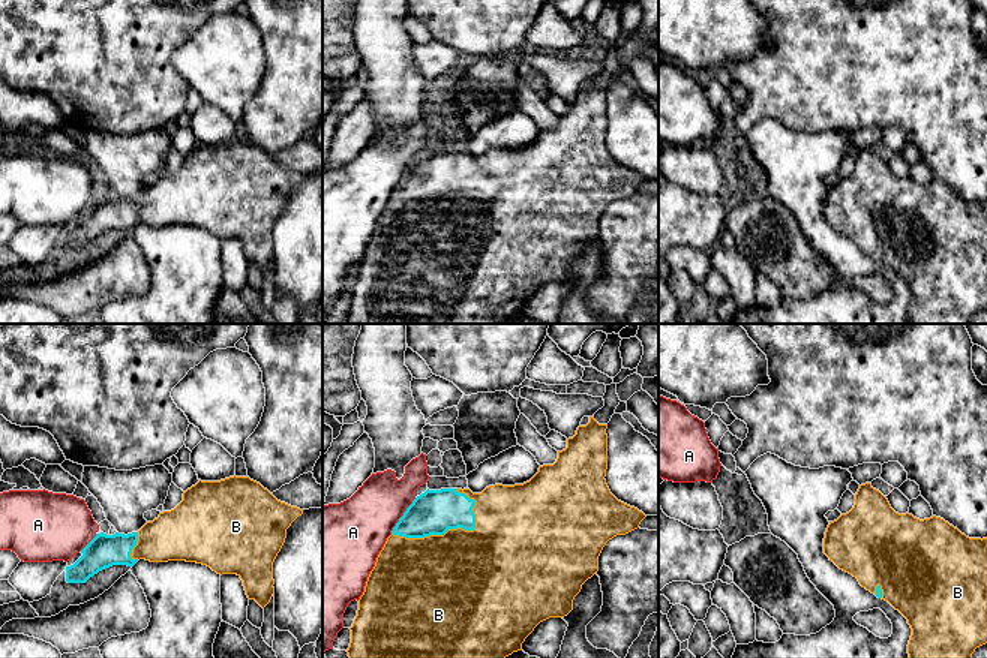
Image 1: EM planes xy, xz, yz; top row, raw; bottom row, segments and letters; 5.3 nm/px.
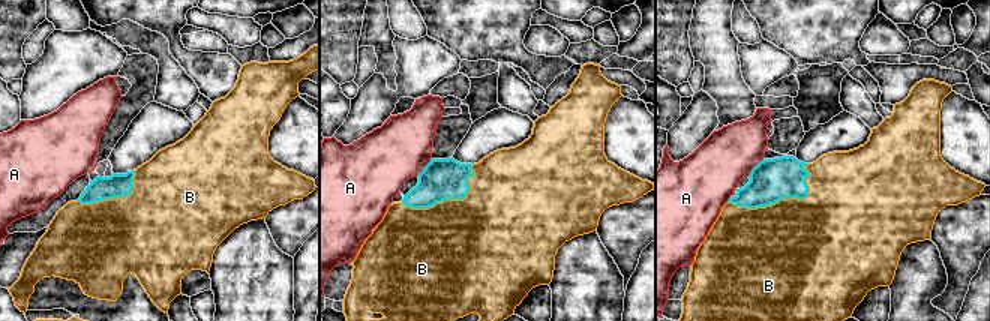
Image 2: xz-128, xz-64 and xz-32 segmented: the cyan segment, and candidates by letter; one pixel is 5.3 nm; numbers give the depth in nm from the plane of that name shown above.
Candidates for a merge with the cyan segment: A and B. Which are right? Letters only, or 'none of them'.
B

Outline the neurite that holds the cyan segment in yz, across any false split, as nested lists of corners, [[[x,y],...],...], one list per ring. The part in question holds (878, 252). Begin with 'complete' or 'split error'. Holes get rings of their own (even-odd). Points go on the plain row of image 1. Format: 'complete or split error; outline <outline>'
split error; outline [[[866,147],[855,159],[854,172],[830,186],[824,217],[908,283],[912,292],[909,324],[970,324],[975,313],[987,307],[987,202],[969,202],[936,180],[920,184],[909,177],[898,178],[886,160]]]

